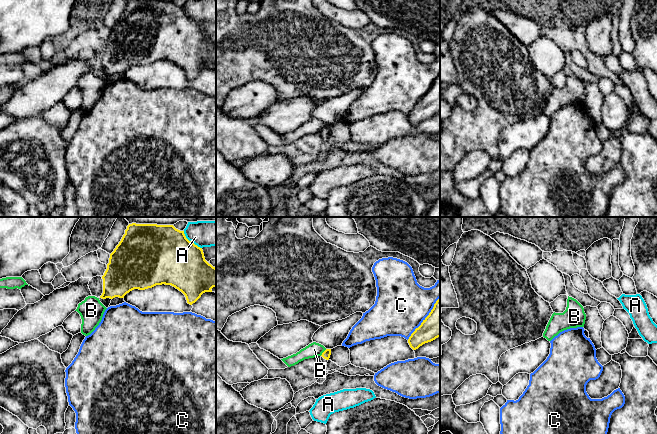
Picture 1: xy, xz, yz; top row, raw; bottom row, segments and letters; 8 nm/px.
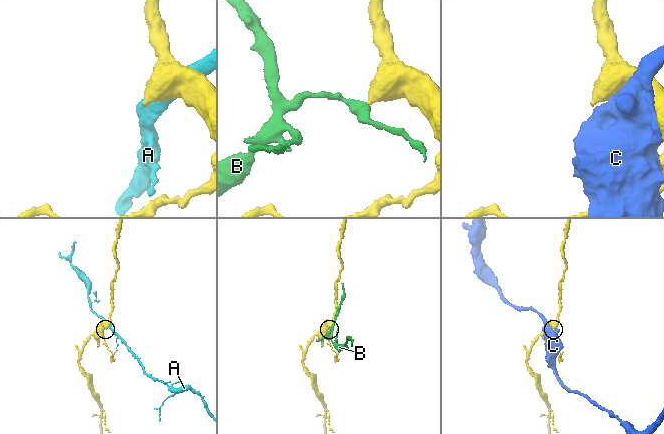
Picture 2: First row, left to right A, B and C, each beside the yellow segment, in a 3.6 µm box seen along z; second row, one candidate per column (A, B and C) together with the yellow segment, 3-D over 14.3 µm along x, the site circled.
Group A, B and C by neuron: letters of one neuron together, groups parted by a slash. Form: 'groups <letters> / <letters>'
groups A / B / C

